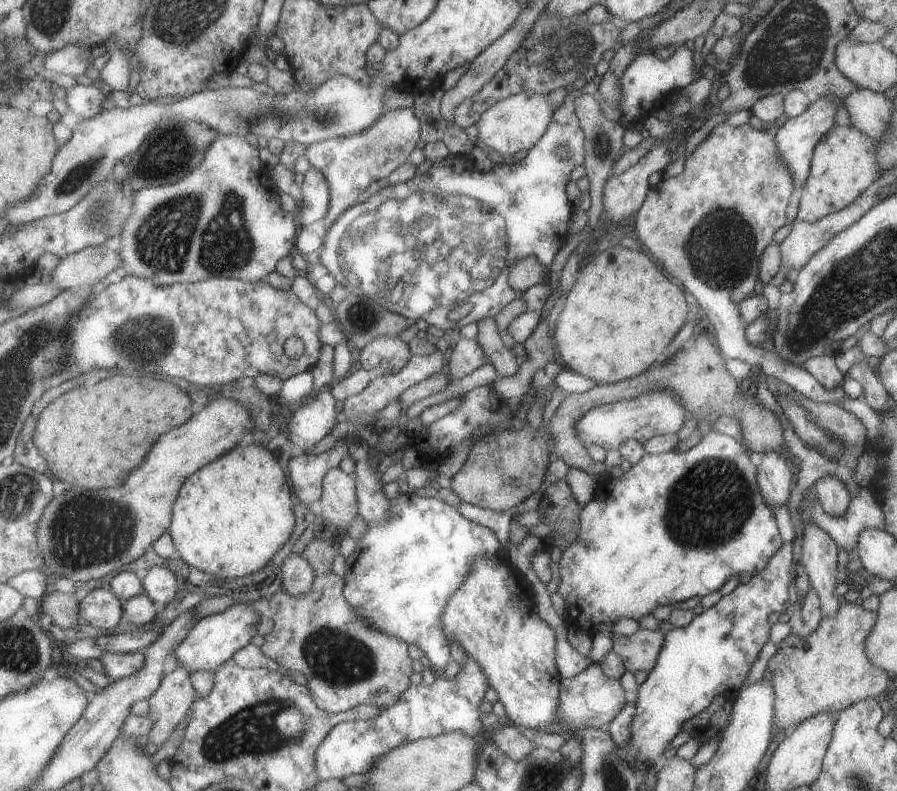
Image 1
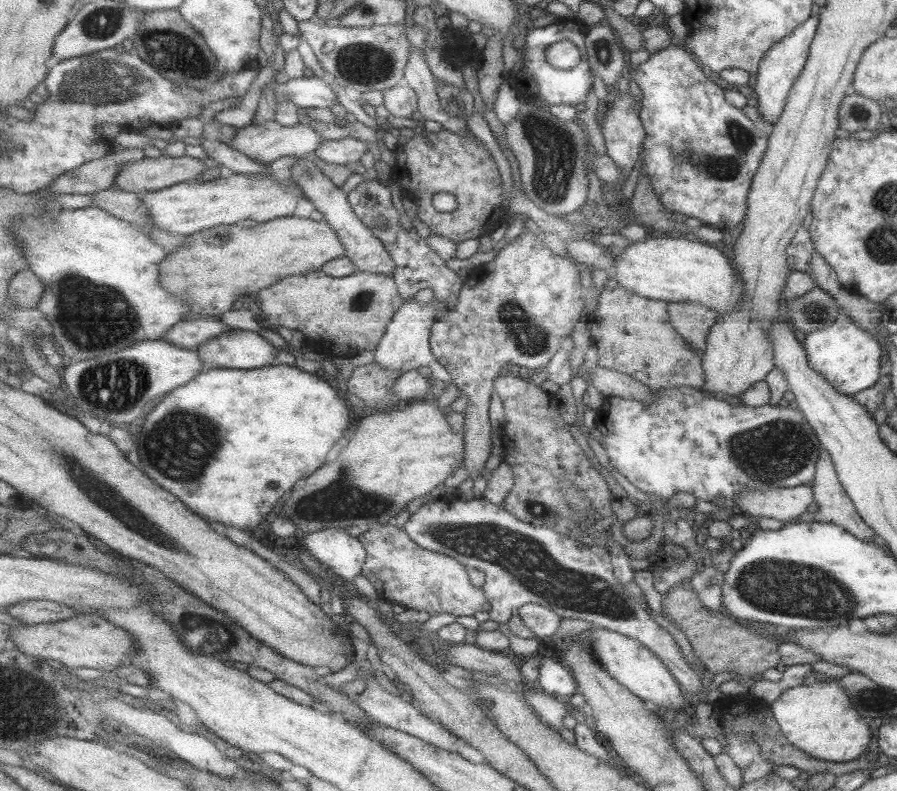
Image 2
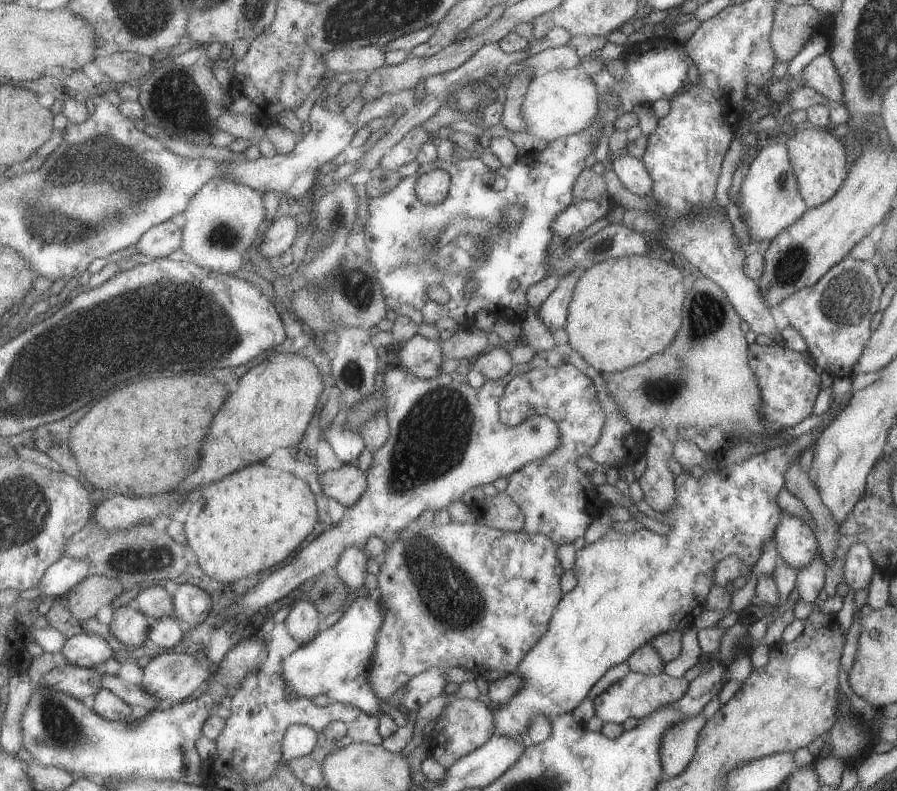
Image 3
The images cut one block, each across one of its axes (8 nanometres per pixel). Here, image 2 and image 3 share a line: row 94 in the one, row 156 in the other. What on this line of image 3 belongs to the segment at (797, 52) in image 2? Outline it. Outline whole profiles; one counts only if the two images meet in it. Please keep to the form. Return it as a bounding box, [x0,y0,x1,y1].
[740,144,809,245]

